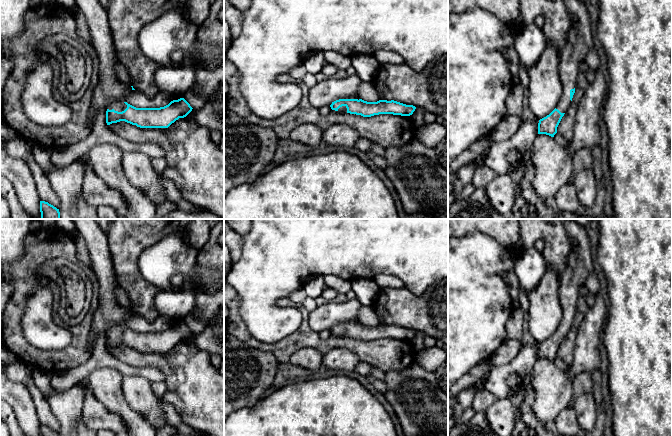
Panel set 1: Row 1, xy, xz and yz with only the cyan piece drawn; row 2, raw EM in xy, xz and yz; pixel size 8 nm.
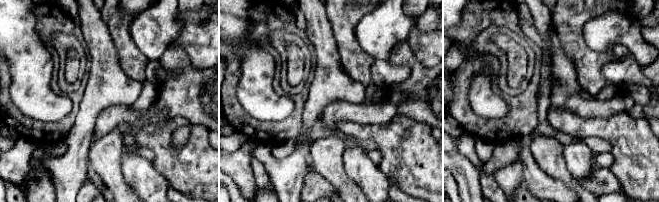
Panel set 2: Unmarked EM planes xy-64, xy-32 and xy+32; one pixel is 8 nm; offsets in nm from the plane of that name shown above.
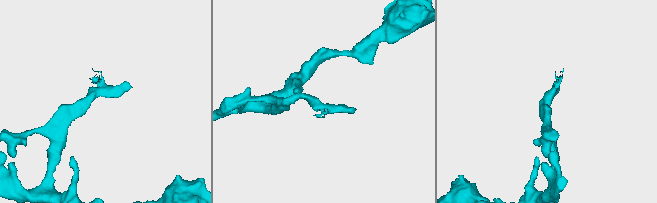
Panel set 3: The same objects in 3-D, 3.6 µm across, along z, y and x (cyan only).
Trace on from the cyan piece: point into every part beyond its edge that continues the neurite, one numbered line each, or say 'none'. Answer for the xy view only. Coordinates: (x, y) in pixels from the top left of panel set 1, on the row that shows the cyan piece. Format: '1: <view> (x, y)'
1: xy (119, 106)

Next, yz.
1: yz (579, 41)

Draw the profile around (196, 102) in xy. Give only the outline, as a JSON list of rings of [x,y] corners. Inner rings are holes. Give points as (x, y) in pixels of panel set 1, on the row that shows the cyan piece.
[[[190,91],[184,94],[184,99],[190,104],[193,109],[200,109],[204,106],[203,98]]]

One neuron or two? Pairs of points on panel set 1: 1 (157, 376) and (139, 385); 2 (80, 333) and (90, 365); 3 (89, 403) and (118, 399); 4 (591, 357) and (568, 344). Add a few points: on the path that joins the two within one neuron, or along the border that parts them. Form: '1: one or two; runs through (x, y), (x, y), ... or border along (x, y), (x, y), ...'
1: two; border along (125, 375), (141, 375), (151, 382)
2: two; border along (92, 349), (92, 354), (85, 362), (67, 370)
3: two; border along (89, 389), (100, 402), (118, 415)
4: two; border along (580, 325), (576, 336), (574, 357), (569, 366)

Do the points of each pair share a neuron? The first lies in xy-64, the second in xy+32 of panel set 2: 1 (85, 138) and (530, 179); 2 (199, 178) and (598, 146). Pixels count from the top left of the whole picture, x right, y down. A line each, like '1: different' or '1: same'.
1: different
2: different

